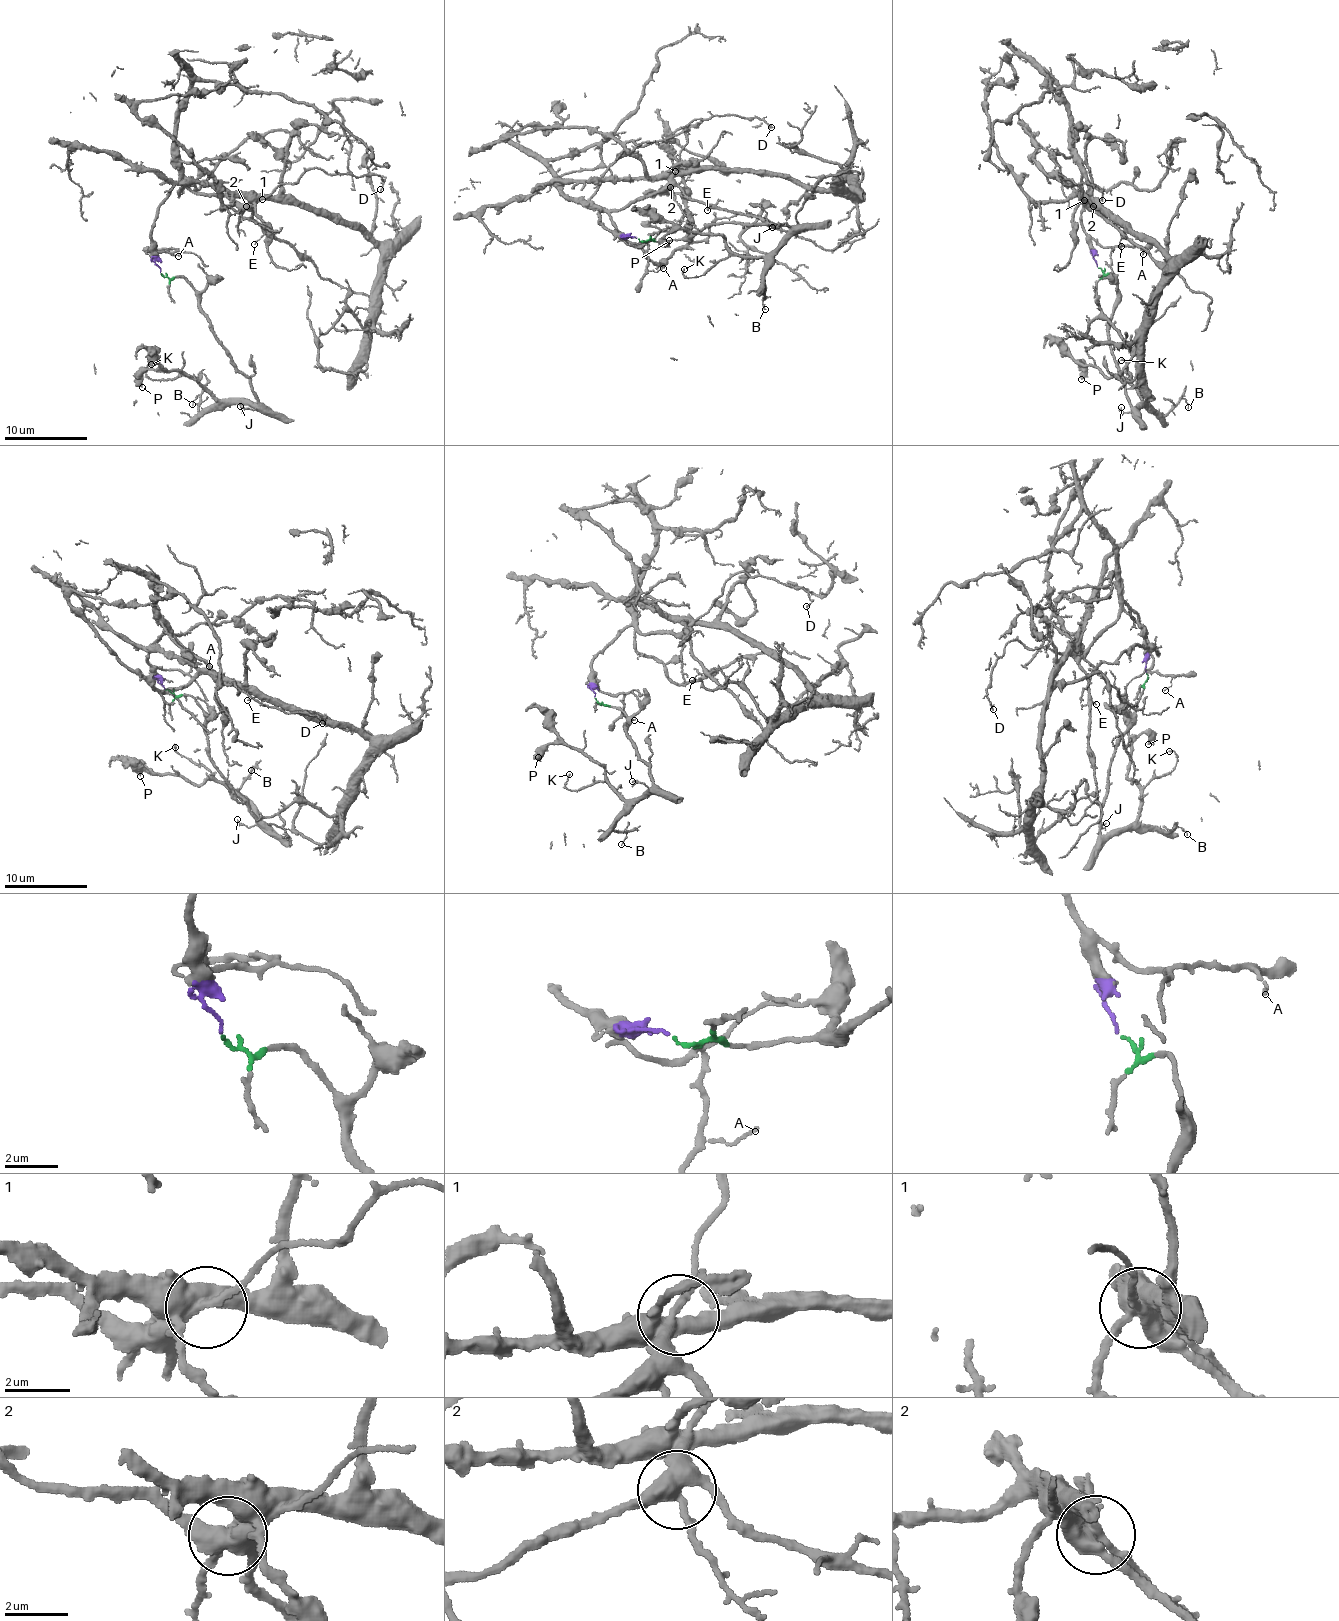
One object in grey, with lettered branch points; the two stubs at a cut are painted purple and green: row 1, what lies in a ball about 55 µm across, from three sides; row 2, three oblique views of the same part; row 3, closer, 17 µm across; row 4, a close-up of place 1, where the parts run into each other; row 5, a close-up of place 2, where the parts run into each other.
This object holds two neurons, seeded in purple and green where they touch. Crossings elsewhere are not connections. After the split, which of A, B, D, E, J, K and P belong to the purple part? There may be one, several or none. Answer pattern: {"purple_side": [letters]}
{"purple_side": ["A", "D", "E"]}

